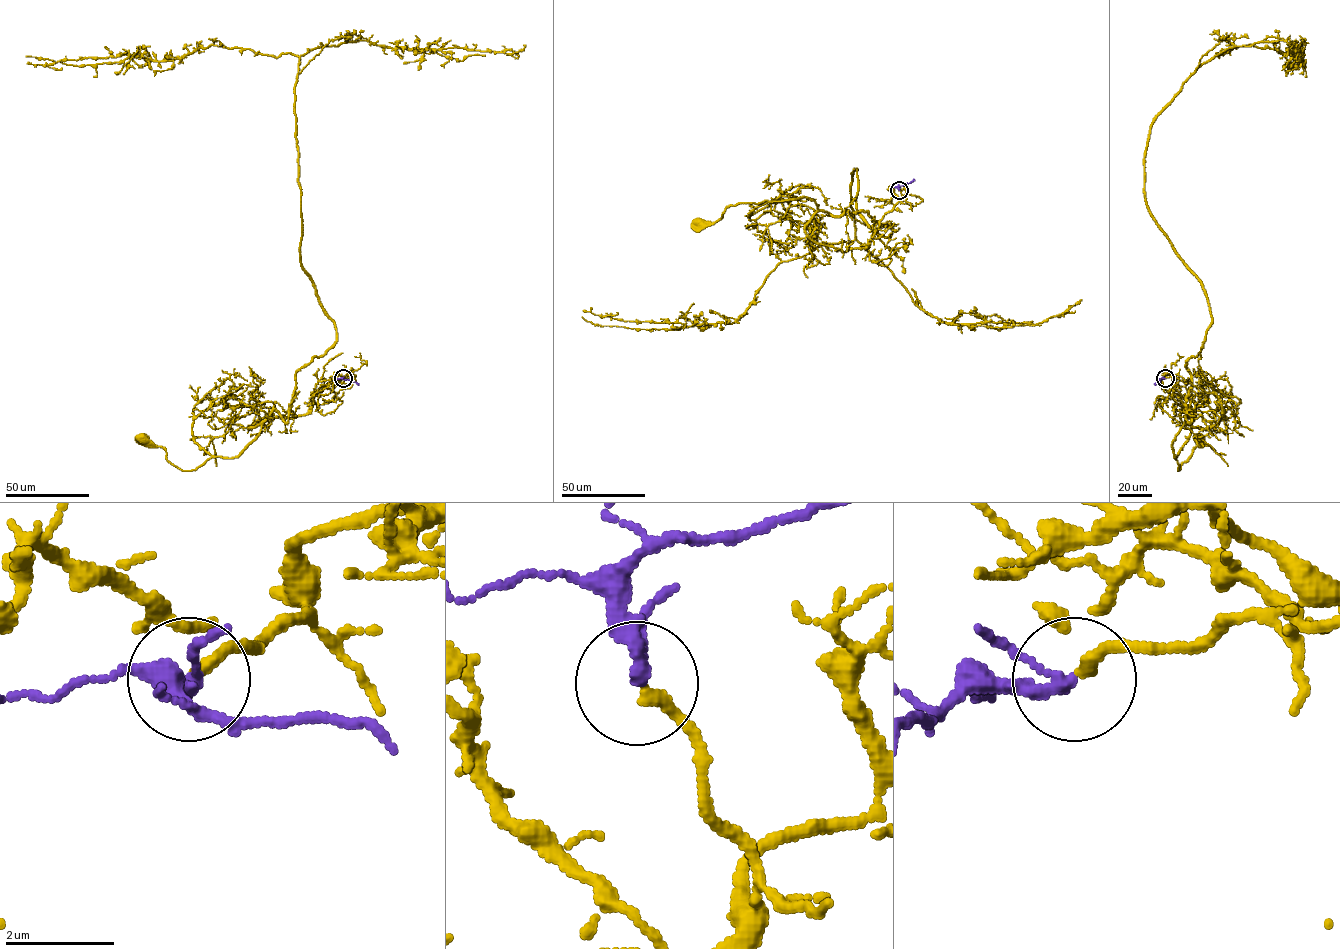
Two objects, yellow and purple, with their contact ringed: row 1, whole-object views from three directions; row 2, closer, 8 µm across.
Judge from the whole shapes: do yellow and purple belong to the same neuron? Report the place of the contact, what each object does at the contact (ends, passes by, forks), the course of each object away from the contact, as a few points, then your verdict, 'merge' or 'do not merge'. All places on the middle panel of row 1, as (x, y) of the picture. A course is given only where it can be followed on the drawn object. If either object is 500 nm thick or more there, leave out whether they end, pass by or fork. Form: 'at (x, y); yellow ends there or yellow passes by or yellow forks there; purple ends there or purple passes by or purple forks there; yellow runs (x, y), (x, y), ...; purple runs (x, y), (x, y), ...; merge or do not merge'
at (899, 190); yellow ends there; purple passes by; yellow runs (899, 190), (863, 248), (815, 242), (805, 227), (817, 205), (806, 198), (737, 203), (699, 223); purple runs (899, 190), (899, 186), (914, 179); merge

